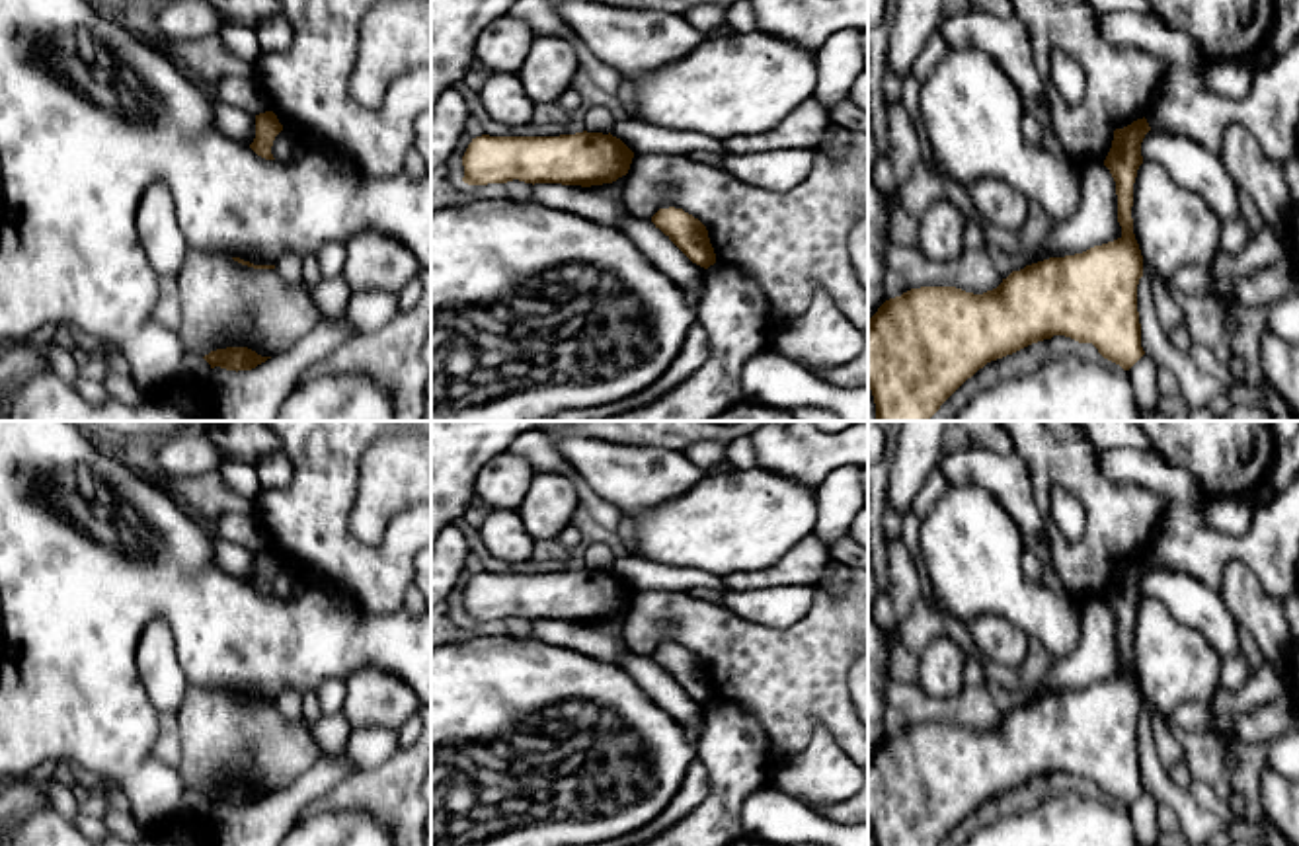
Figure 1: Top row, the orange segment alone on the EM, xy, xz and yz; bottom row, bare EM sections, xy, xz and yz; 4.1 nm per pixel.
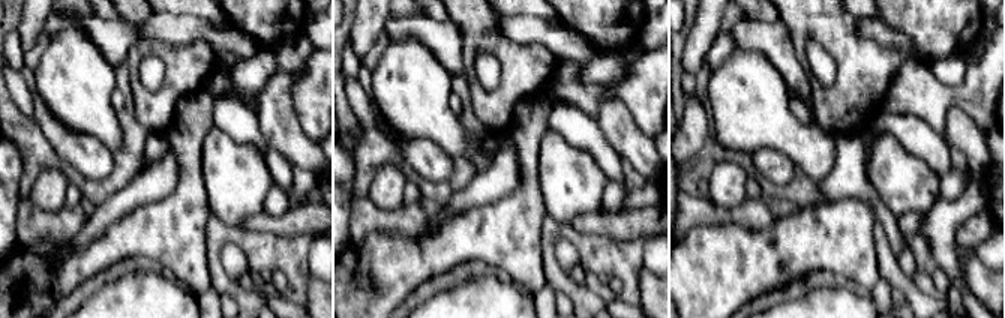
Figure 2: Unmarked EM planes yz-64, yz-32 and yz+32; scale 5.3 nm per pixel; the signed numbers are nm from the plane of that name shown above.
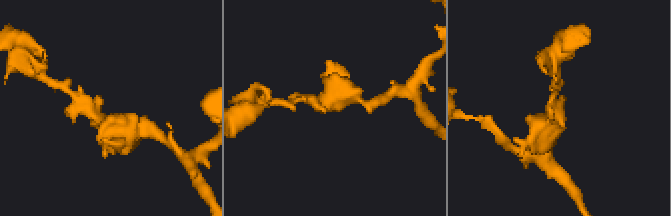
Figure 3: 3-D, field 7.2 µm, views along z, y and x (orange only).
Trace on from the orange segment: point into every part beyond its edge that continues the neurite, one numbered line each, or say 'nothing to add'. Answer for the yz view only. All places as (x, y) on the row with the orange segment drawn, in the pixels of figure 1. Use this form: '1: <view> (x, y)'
nothing to add

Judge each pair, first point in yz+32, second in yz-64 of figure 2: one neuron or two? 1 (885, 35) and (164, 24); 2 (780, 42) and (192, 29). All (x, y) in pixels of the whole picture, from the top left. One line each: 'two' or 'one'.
1: one
2: one

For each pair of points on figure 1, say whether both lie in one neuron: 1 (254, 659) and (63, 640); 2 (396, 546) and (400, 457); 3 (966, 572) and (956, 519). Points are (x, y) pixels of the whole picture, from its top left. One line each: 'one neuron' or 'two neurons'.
1: one neuron
2: two neurons
3: one neuron

